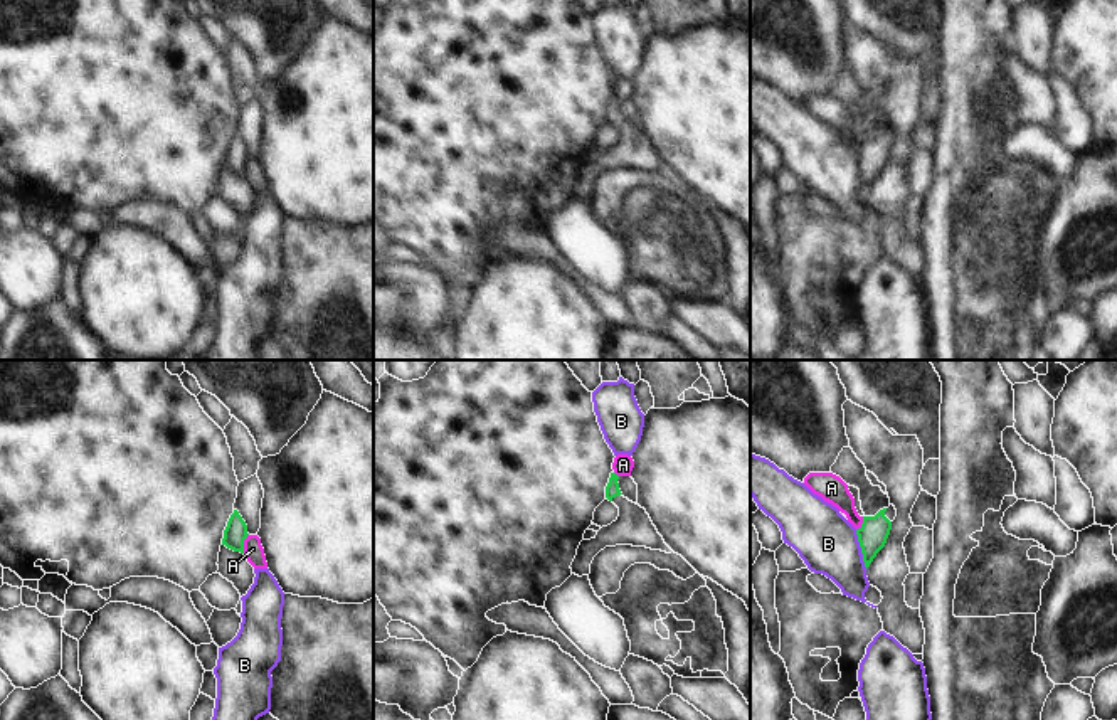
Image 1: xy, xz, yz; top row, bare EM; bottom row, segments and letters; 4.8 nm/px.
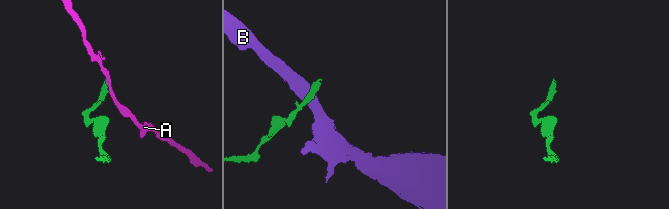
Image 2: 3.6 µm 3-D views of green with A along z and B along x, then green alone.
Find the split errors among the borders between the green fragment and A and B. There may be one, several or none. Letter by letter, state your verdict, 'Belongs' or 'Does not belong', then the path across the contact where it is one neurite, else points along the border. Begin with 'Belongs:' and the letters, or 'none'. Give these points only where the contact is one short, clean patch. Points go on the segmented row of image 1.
Belongs: none
A: Does not belong. Boundary: xy (248, 534), (243, 552)
B: Does not belong. Boundary: yz (855, 530), (867, 567)

